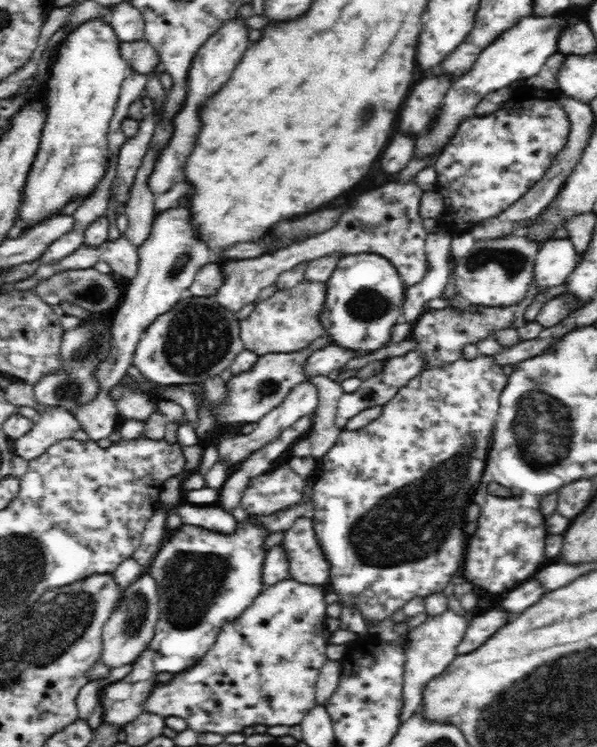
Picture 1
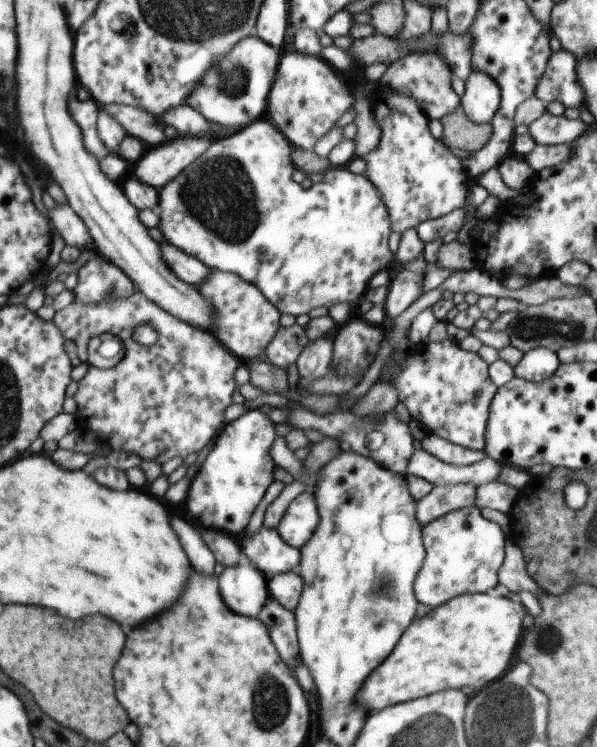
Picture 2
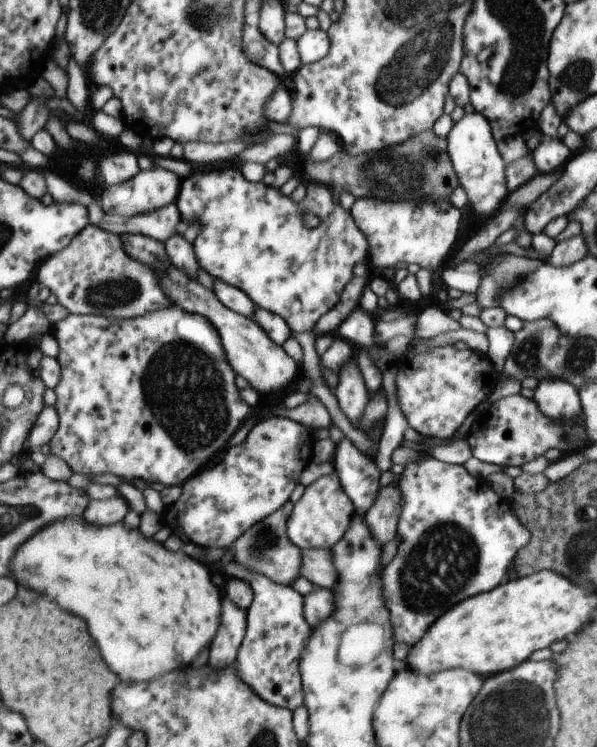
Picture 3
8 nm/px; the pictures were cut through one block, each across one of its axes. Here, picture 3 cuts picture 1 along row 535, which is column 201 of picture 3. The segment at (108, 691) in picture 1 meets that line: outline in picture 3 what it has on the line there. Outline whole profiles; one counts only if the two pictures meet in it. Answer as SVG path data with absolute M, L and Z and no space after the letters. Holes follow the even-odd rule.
M225 168L225 170L211 170L211 172L205 172L205 170L194 170L190 176L183 179L182 193L179 196L177 207L180 209L182 220L185 224L199 223L202 227L201 234L197 240L195 240L194 246L197 252L197 259L201 269L204 269L209 275L214 277L215 280L219 280L228 284L231 284L234 288L240 289L250 300L255 307L271 311L274 314L281 316L292 328L295 326L313 326L315 320L325 314L339 298L339 292L343 290L343 286L347 284L347 280L351 278L351 268L361 262L365 258L365 264L367 258L369 258L369 244L367 239L358 230L358 226L354 223L353 216L349 216L345 210L341 210L340 205L337 206L330 196L331 189L319 184L315 181L314 184L309 184L306 187L307 194L301 202L295 203L288 197L281 196L275 188L269 188L269 186L263 186L261 182L247 182L241 172L237 168ZM310 213L315 214L319 220L319 226L315 228L305 228L303 226L303 214Z

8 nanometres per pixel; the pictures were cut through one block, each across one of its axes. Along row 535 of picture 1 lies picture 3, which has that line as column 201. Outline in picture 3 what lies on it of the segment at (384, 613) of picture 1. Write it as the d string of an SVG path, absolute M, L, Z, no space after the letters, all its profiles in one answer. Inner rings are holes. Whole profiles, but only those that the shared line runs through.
M178 305L128 320L71 313L66 320L53 326L52 332L57 336L60 345L61 353L57 360L62 367L62 378L61 383L55 388L57 397L55 408L60 417L60 428L49 444L50 453L63 458L72 467L74 473L97 475L107 472L116 475L125 483L131 483L135 478L139 478L147 484L159 483L167 487L183 486L187 480L195 477L195 470L205 466L219 450L227 446L227 442L231 440L231 434L239 428L239 424L249 414L249 406L239 398L239 392L233 384L235 374L227 357L222 336L204 315L186 312Z

